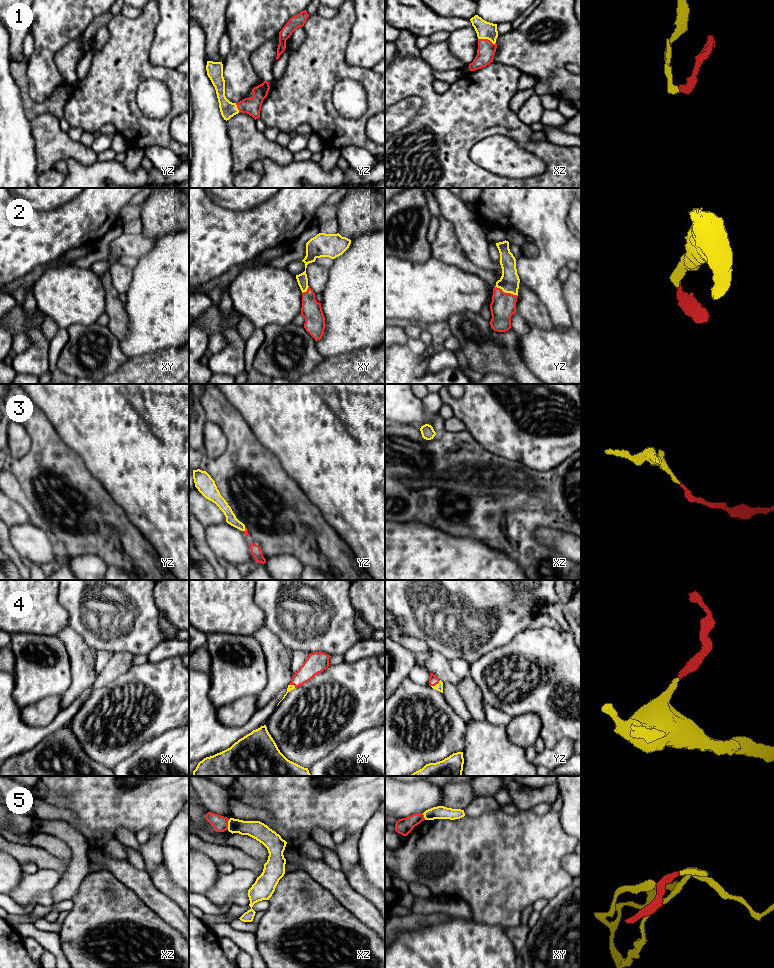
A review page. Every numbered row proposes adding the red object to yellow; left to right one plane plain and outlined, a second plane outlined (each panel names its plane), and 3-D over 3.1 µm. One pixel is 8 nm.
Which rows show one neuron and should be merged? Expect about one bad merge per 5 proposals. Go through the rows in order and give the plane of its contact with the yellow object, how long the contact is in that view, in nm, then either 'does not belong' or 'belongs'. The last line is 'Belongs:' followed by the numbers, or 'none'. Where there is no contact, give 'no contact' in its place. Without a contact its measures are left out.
1: meets yellow in xz; contact 150 nm long; belongs
2: meets yellow in yz; contact 200 nm long; belongs
3: meets yellow in yz; contact 40 nm long; belongs
4: meets yellow in yz; contact 90 nm long; belongs
5: meets yellow in xz; contact 90 nm long; belongs
Belongs: 1, 2, 3, 4, 5

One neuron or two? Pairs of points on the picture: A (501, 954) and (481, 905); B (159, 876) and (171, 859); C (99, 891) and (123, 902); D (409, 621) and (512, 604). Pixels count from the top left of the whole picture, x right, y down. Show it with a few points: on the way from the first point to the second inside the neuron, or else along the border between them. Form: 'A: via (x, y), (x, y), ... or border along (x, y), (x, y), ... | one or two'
A: border along (472, 916), (478, 922), (497, 924), (504, 929) | two
B: border along (162, 864), (171, 881), (178, 887) | two
C: via (105, 897), (110, 902), (117, 902) | one
D: via (435, 640), (461, 640), (477, 635), (488, 628) | one

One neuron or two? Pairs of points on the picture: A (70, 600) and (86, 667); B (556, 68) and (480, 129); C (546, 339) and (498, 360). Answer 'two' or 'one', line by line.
A: two
B: two
C: two

